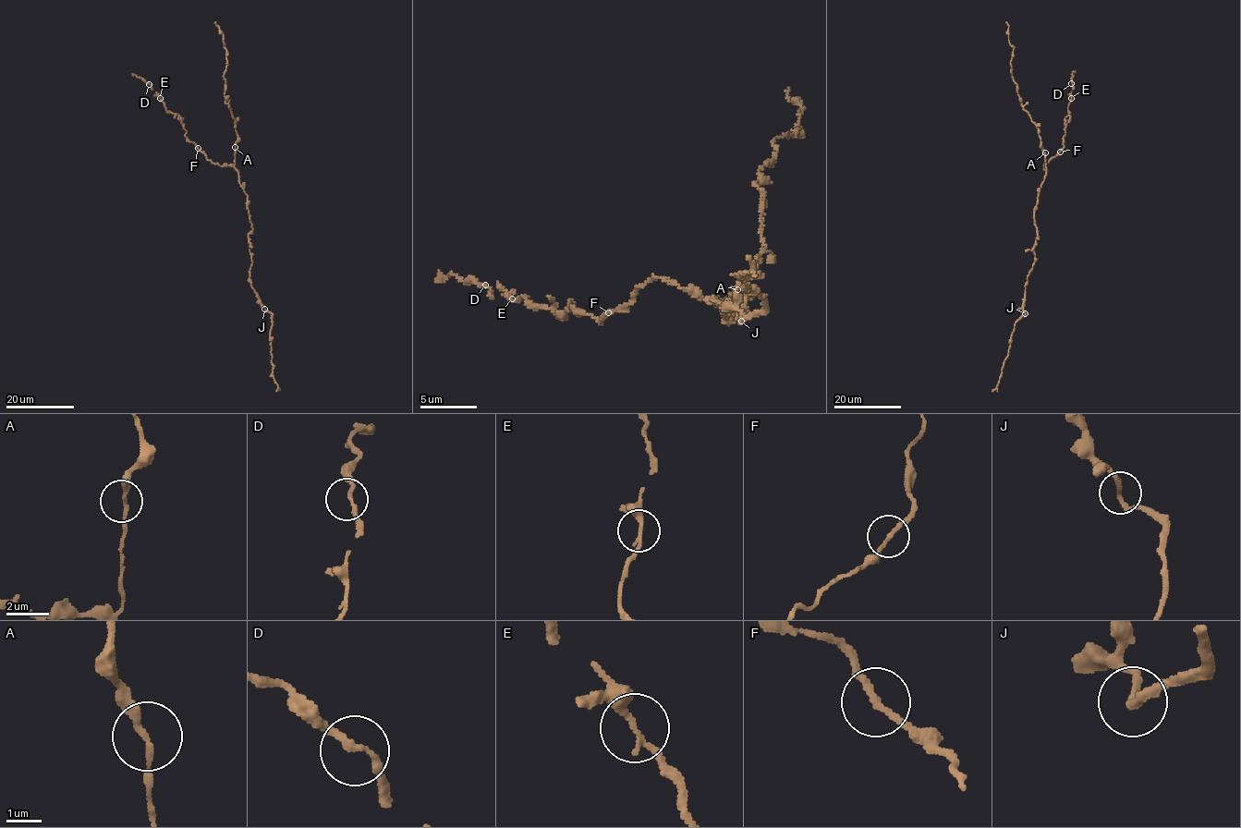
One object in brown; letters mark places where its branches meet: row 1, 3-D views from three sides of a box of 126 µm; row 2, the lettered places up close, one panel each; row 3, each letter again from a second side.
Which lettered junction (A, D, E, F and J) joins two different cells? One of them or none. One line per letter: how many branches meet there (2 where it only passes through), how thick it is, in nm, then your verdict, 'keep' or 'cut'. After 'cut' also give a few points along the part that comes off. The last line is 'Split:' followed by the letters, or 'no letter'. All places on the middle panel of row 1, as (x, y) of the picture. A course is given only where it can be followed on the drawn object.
A: 2 | 200 nm | keep
D: 2 | 200 nm | keep
E: 2 | 200 nm | keep
F: 2 | 190 nm | keep
J: 2 | 200 nm | keep
Split: no letter

